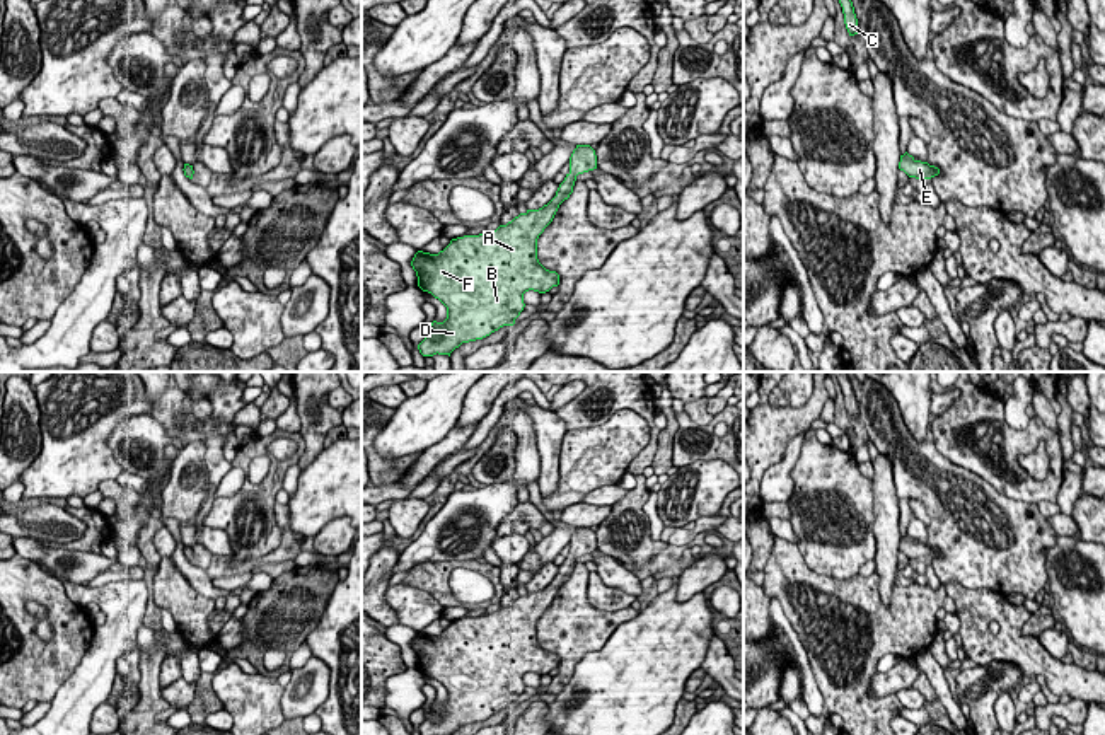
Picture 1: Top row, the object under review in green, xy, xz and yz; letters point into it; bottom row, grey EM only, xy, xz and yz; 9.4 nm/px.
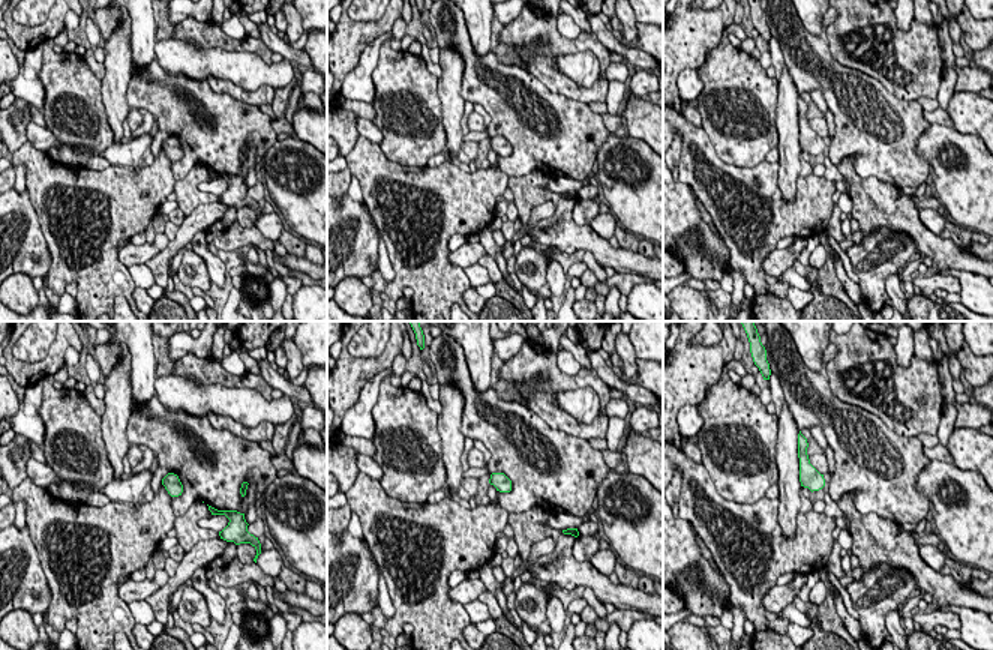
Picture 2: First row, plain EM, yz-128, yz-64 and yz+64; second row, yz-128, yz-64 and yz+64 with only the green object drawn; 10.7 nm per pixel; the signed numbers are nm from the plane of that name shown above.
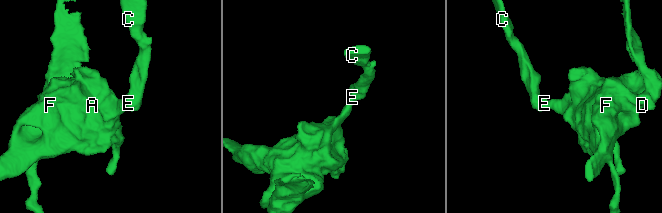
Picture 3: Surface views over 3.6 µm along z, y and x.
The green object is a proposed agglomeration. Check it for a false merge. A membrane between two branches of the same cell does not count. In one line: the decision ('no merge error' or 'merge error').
no merge error

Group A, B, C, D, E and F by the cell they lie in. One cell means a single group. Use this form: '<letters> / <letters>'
A B C D E F

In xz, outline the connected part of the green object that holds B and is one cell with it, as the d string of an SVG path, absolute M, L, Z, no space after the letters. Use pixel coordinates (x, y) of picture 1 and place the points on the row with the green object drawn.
M576 145L570 172L547 205L527 210L496 230L452 239L438 254L414 254L411 266L418 286L447 307L447 319L433 321L431 334L418 344L423 356L450 356L462 343L513 326L525 307L525 292L546 293L559 285L559 275L537 259L537 239L573 193L576 176L593 169L595 150Z

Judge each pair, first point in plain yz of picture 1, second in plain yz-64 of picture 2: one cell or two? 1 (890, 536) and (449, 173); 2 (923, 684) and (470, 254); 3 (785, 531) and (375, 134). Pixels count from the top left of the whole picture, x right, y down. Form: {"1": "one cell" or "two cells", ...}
{"1": "two cells", "2": "two cells", "3": "one cell"}

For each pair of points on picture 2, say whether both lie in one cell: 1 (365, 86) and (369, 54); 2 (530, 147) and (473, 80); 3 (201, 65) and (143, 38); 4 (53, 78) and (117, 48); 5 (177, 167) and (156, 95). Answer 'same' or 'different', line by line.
1: same
2: same
3: different
4: different
5: same

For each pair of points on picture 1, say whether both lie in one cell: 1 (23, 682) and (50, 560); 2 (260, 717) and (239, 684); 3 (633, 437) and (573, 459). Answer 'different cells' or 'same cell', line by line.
1: different cells
2: same cell
3: same cell

